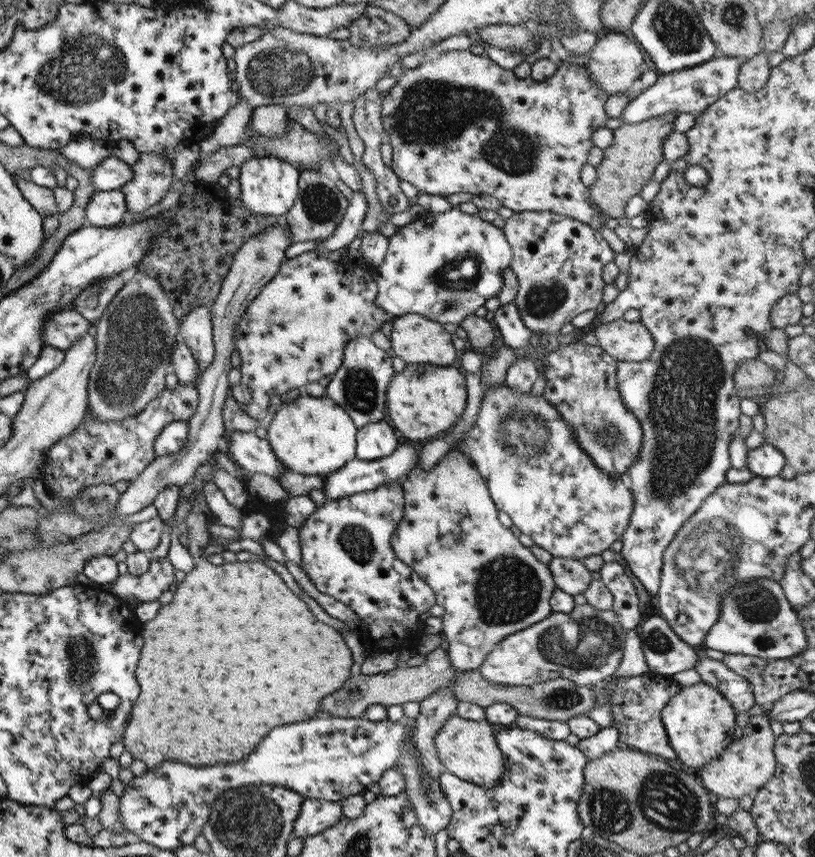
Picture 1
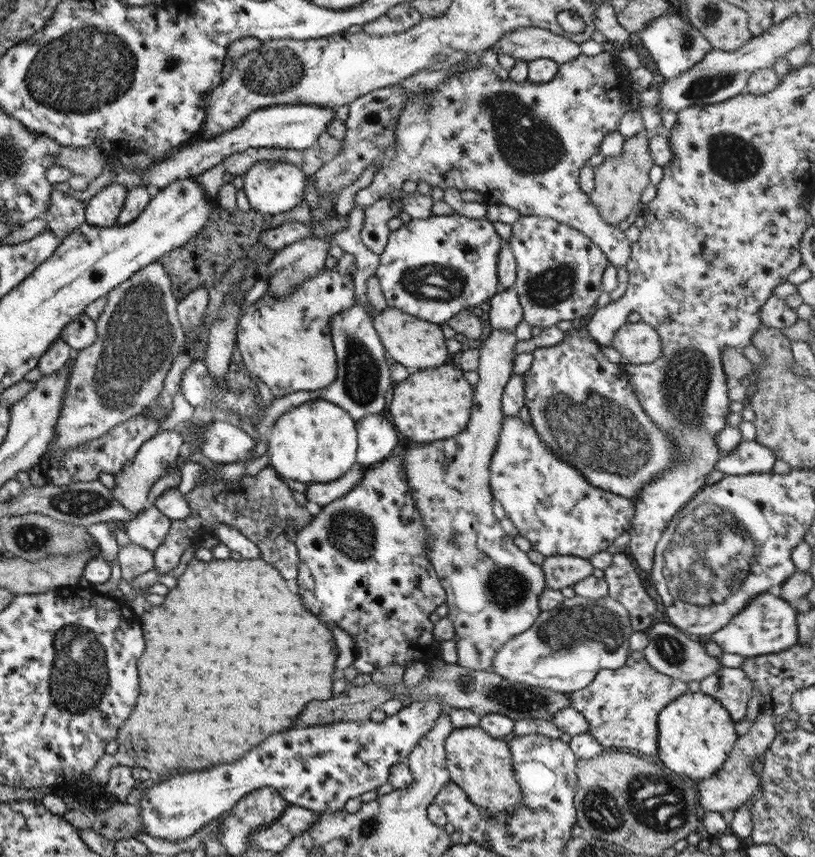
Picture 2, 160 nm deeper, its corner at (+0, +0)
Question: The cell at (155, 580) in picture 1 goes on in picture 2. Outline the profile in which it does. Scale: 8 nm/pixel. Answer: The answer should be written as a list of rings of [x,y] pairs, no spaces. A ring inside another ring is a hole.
[[[269,466],[263,467],[257,474],[243,474],[237,482],[227,479],[203,481],[184,495],[190,513],[181,520],[170,521],[170,527],[159,546],[152,551],[154,568],[160,575],[167,574],[183,559],[185,549],[193,538],[203,538],[211,534],[216,524],[226,524],[238,530],[257,546],[259,558],[271,564],[283,576],[285,584],[291,588],[296,582],[297,553],[294,536],[311,519],[307,509],[298,505],[291,489],[280,479]]]

